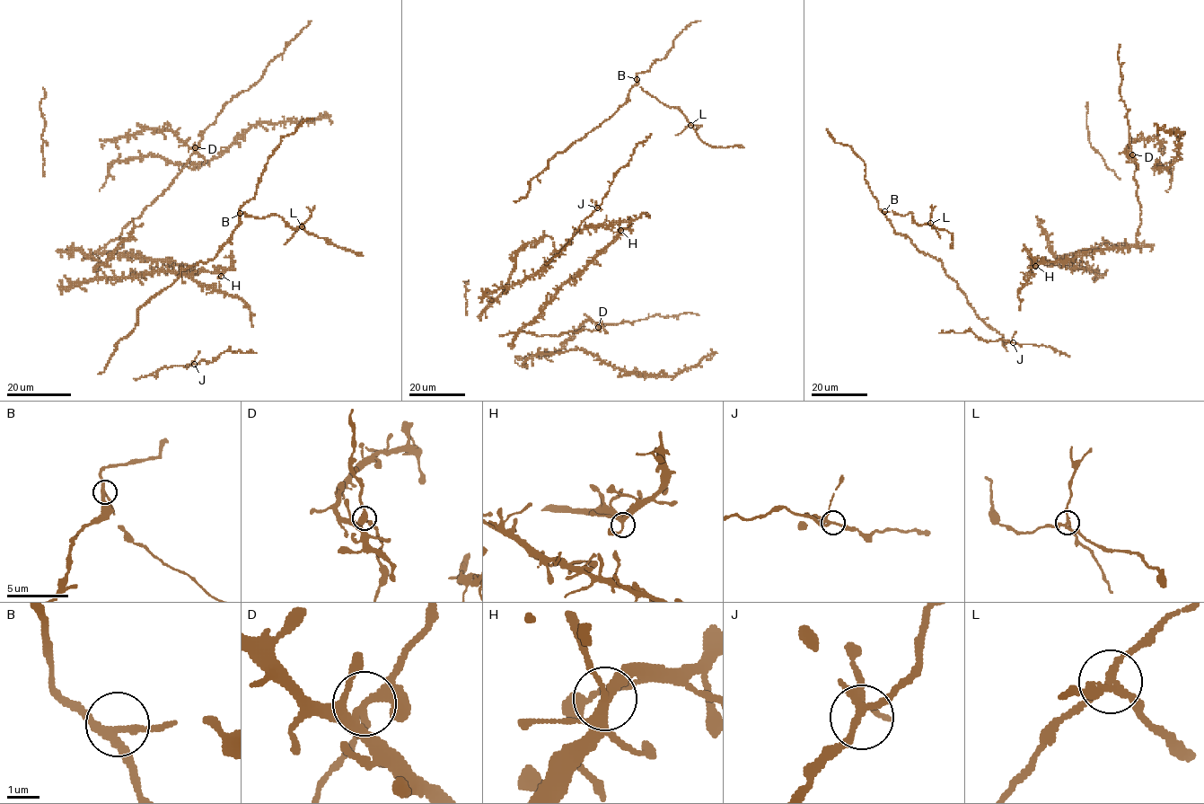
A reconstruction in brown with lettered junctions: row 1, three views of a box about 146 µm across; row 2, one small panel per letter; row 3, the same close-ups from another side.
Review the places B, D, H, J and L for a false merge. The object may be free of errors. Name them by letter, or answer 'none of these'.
L

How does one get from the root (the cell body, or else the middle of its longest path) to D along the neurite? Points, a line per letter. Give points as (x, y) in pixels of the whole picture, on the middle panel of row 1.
D: (619, 234), (519, 331), (558, 336), (583, 328), (597, 330), (598, 327)

